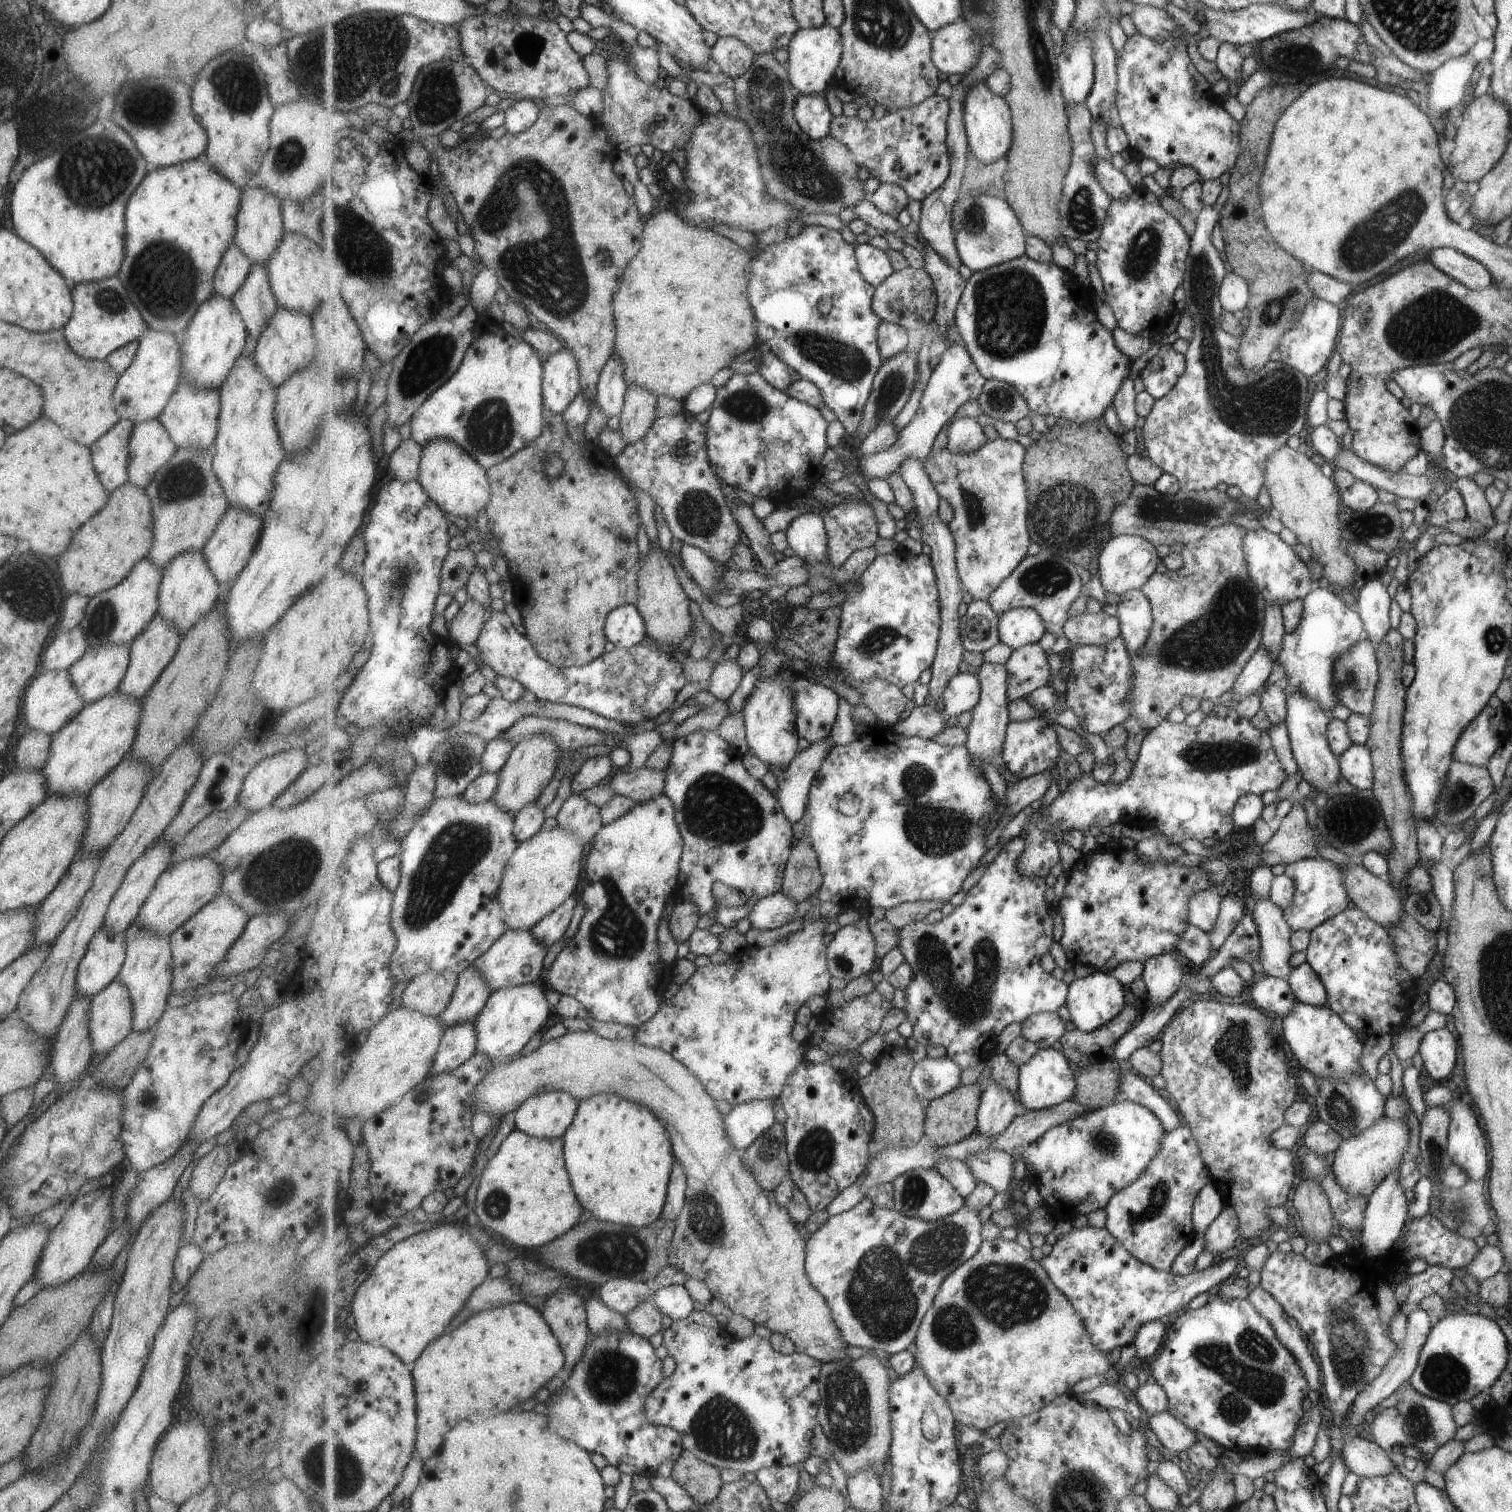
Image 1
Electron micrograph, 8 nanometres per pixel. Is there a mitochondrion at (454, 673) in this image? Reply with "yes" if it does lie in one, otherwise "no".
no

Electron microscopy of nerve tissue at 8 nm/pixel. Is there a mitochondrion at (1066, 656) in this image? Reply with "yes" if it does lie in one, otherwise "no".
no

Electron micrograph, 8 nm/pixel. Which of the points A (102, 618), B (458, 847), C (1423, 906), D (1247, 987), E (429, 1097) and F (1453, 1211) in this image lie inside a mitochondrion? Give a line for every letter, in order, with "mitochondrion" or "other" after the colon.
A: mitochondrion
B: mitochondrion
C: mitochondrion
D: other
E: mitochondrion
F: mitochondrion

